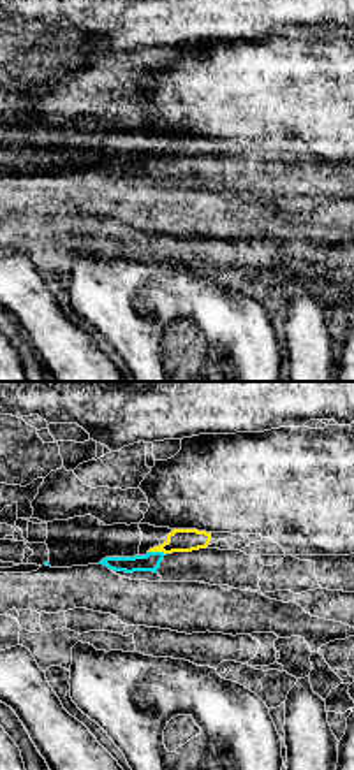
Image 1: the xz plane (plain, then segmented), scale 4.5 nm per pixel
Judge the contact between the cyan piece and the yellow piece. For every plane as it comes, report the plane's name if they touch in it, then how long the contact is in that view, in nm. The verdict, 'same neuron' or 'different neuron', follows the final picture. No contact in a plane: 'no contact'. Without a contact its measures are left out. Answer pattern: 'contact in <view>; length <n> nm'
contact in xz; length 90 nm

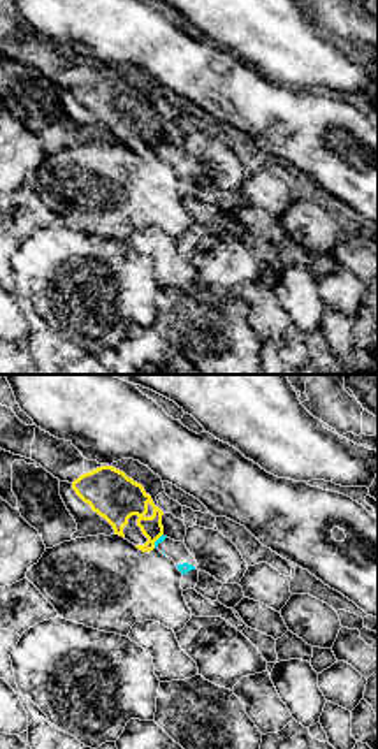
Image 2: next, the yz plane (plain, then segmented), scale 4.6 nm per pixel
contact in yz; length 80 nm

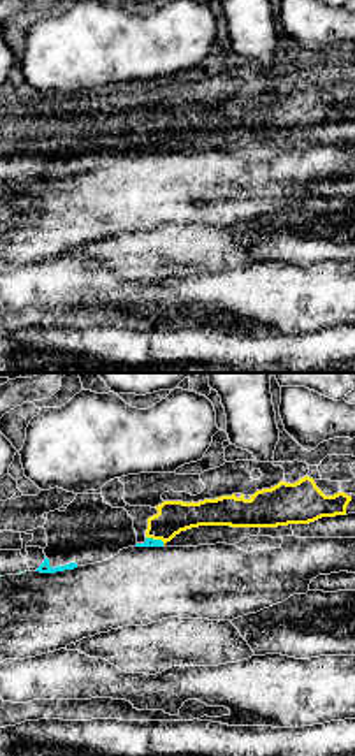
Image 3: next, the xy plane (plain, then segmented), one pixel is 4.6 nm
contact in xy; length 90 nm

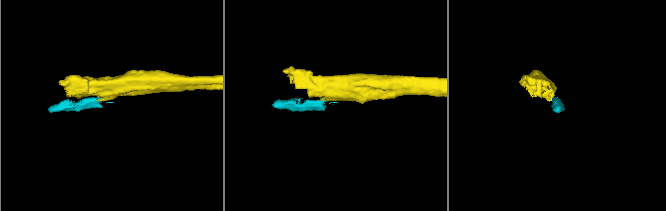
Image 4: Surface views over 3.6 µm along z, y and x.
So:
different neuron

